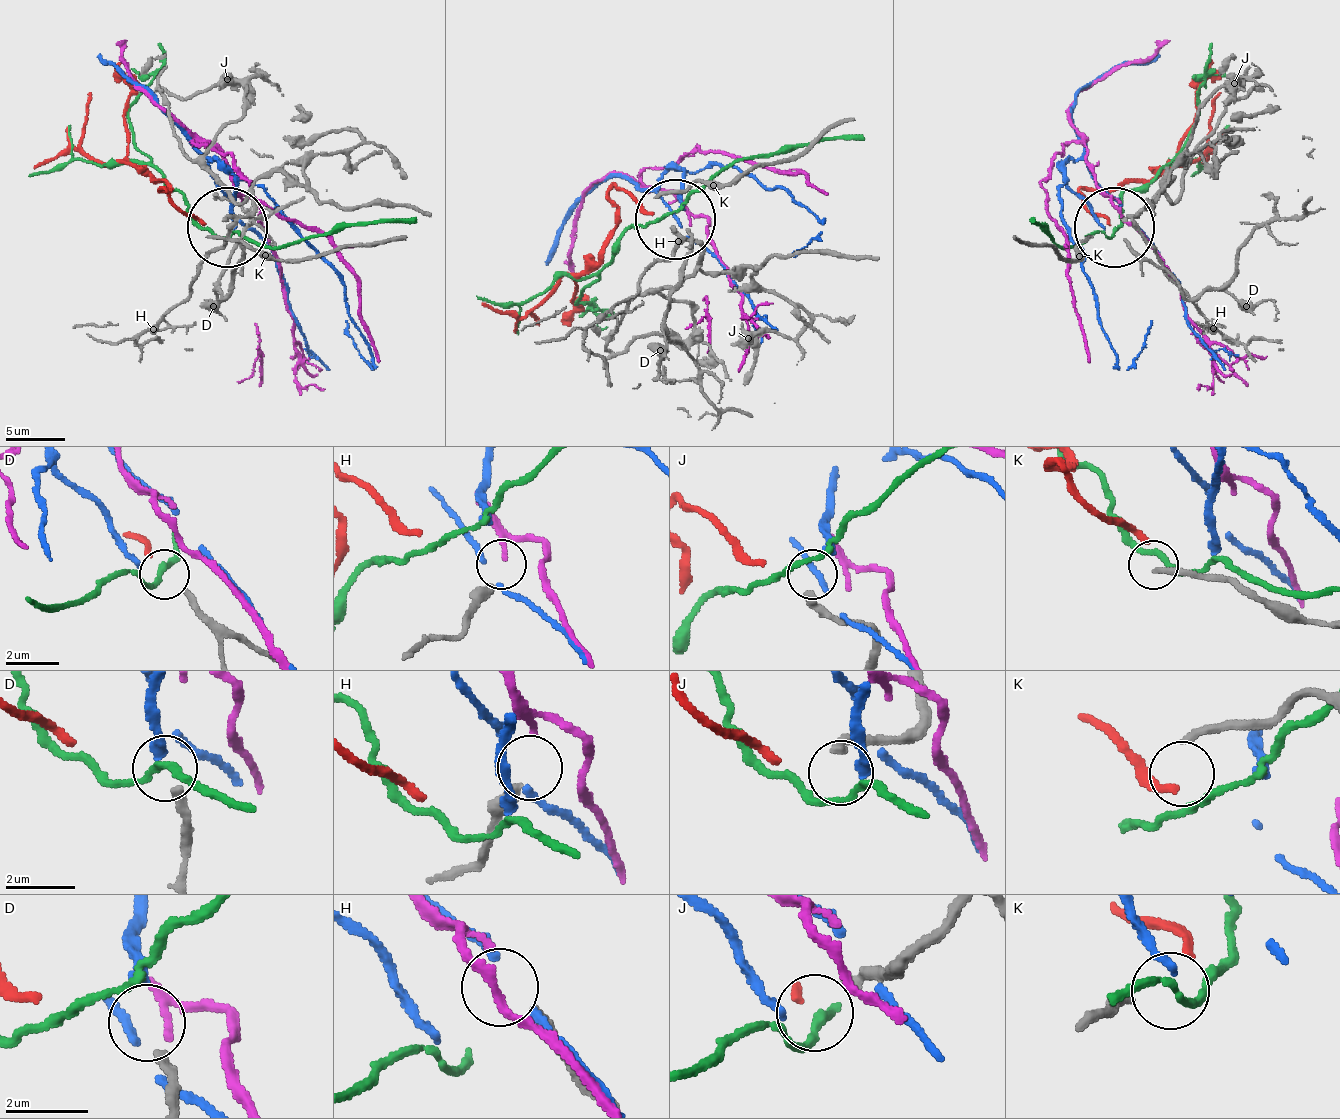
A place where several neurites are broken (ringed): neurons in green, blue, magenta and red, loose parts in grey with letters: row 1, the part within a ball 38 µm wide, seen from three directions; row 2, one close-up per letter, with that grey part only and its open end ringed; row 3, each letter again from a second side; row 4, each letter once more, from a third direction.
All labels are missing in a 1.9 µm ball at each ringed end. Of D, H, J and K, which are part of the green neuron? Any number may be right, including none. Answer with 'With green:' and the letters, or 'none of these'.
With green: none of these

